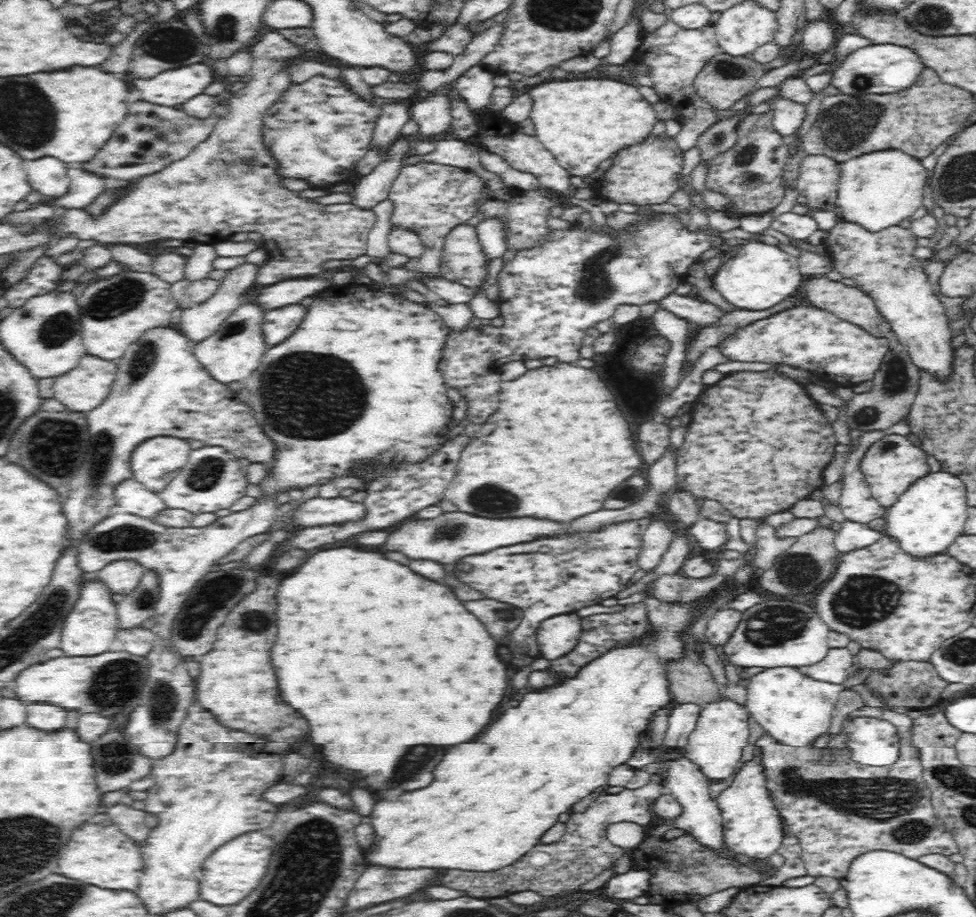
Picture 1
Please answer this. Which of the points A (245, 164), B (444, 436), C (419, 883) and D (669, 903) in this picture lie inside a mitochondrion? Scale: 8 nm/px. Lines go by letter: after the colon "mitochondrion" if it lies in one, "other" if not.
A: mitochondrion
B: other
C: other
D: other

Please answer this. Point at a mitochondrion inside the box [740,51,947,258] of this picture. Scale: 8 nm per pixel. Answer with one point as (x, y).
(845, 126)

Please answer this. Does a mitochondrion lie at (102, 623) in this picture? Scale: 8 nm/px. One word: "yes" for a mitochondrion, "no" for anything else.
no

